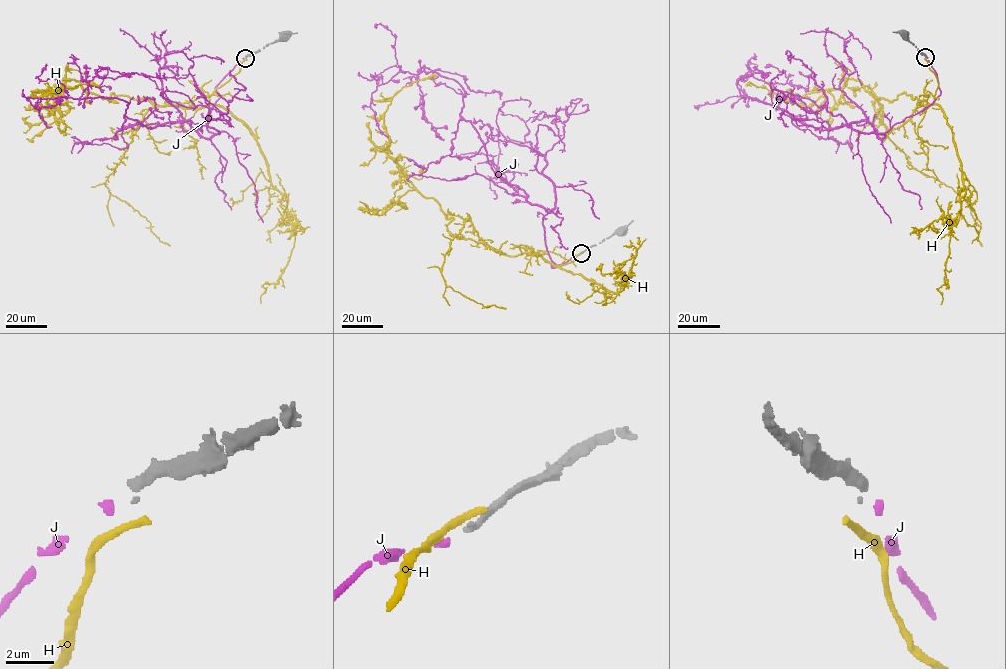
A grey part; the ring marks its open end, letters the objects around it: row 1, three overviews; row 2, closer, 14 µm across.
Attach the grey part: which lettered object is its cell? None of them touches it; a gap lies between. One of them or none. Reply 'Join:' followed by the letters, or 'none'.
Join: J

